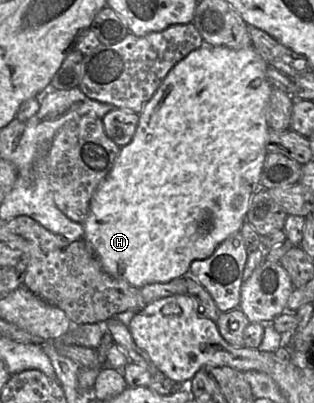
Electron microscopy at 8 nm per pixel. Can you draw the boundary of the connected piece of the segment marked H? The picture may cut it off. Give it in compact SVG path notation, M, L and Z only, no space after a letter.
M203 44L170 70L140 112L137 129L131 142L120 148L112 169L91 199L89 215L83 223L84 239L92 247L107 274L124 280L138 289L153 283L168 283L189 274L190 265L194 260L207 259L224 240L240 231L246 220L250 199L260 188L260 176L267 154L266 140L269 126L266 109L273 89L266 77L267 67L266 61L252 46L235 50L225 46Z

